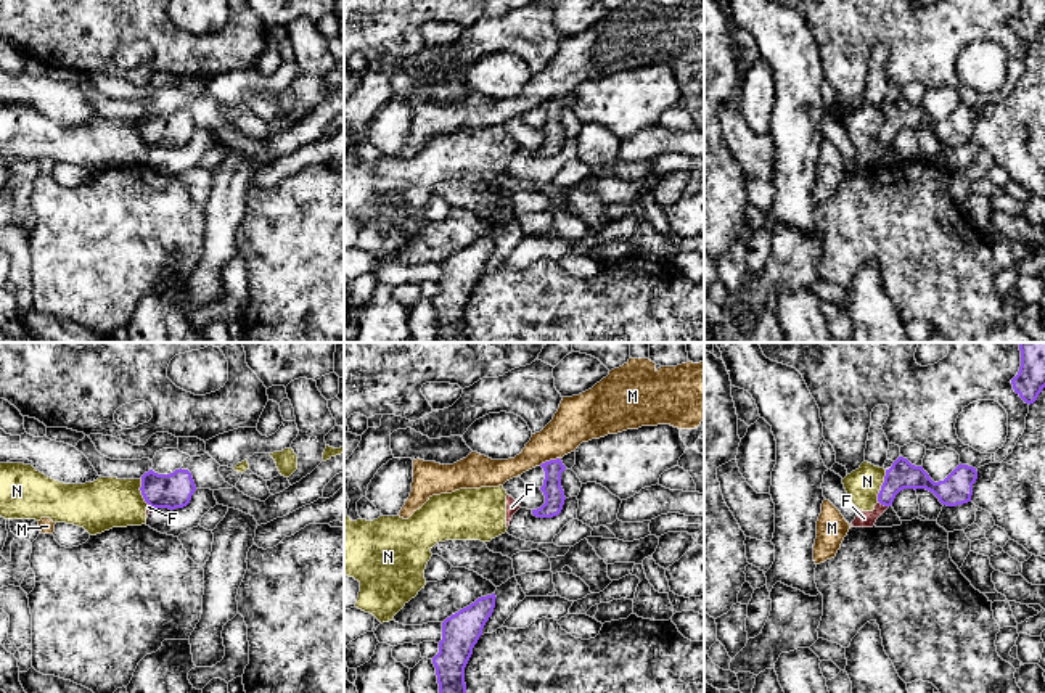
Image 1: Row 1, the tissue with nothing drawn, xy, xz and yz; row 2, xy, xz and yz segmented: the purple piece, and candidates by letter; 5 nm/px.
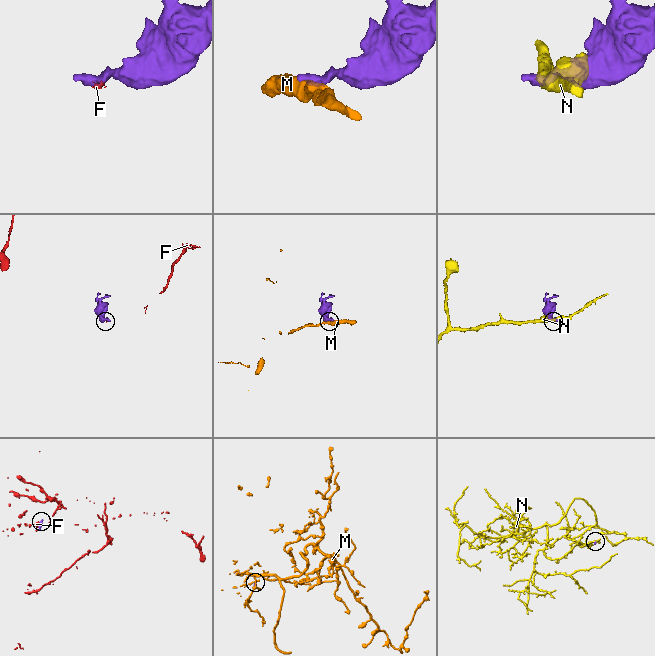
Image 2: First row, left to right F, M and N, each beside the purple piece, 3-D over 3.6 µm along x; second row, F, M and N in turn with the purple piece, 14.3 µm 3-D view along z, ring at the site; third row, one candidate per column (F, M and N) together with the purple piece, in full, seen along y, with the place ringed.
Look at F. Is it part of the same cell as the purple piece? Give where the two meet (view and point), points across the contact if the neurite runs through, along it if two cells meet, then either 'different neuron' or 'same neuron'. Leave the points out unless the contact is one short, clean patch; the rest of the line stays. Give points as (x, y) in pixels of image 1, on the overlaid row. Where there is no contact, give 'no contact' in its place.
contact yz (883, 504); border yz (878, 500), (888, 507); different neuron

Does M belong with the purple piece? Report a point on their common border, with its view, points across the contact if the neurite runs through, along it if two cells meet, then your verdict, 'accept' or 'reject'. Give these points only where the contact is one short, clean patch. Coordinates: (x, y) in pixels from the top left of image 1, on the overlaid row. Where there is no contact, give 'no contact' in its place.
meets purple in xz at (549, 462); border along xz (558, 457), (539, 465); reject

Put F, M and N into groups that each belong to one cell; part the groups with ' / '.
F N / M

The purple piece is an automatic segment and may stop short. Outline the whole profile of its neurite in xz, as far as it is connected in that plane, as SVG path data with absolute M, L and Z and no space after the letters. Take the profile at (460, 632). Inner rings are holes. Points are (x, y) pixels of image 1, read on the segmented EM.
M495 593L481 597L442 622L439 653L432 658L439 693L466 693L465 667L495 608Z

